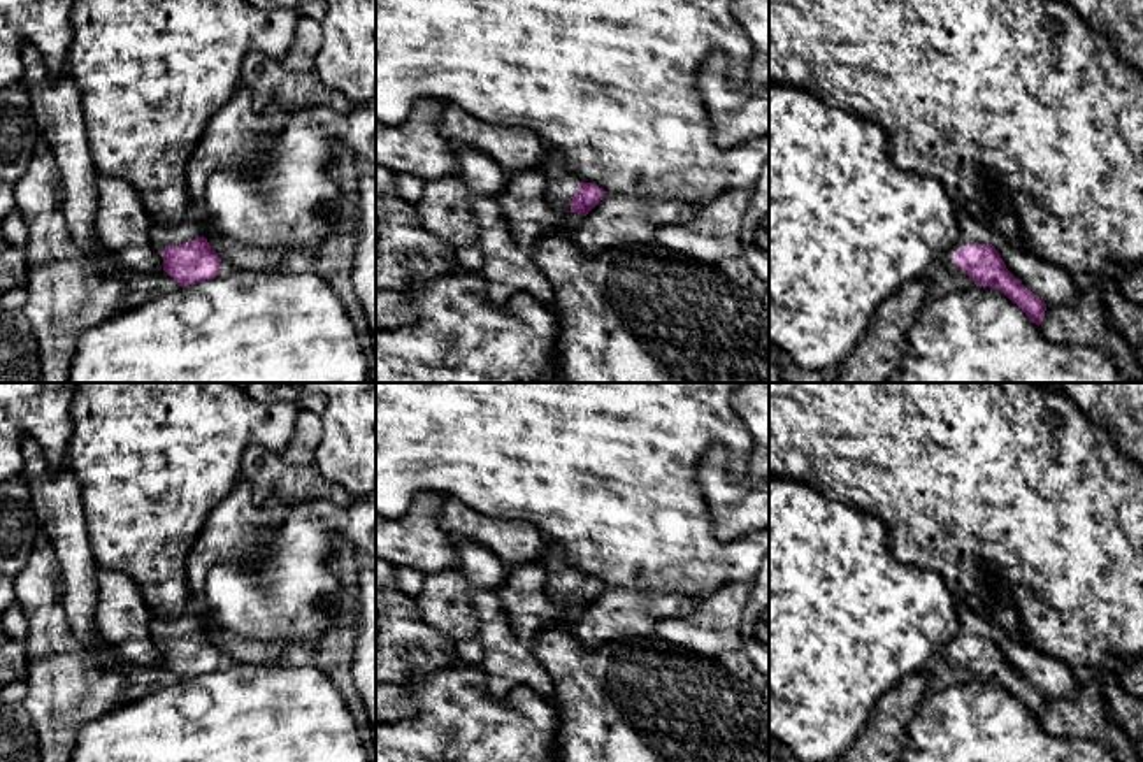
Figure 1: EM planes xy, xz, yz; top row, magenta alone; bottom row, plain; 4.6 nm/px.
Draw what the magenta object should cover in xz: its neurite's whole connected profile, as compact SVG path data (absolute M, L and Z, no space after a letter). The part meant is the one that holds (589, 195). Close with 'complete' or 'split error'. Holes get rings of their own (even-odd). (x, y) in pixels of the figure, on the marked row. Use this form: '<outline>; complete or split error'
M551 149L539 170L548 181L548 204L562 212L586 216L607 197L606 191L593 183L572 183L564 156L555 149Z; split error

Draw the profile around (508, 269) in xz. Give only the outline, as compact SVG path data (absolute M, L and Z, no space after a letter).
M474 197L471 211L478 225L476 246L483 253L481 276L486 281L488 298L495 306L502 306L514 293L525 291L551 306L553 290L550 281L530 253L514 241L499 202L490 197Z

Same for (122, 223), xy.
M98 174L95 232L135 277L163 270L162 251L151 242L151 223L142 198L128 183Z

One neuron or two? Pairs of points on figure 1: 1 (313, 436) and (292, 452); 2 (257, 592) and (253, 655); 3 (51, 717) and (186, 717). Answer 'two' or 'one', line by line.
1: one
2: two
3: two

